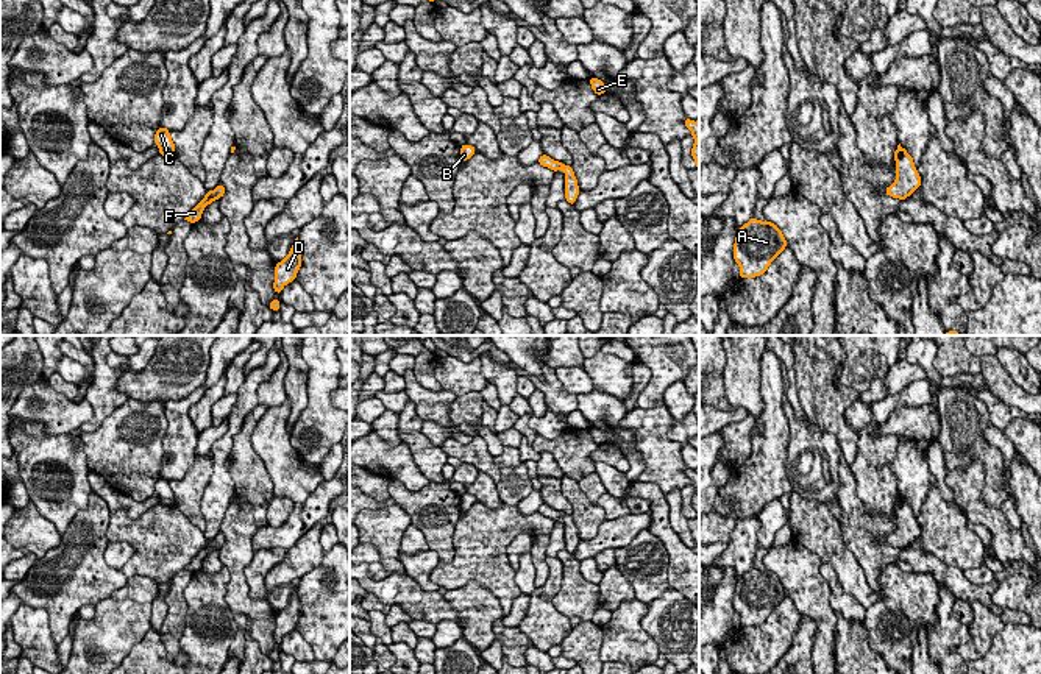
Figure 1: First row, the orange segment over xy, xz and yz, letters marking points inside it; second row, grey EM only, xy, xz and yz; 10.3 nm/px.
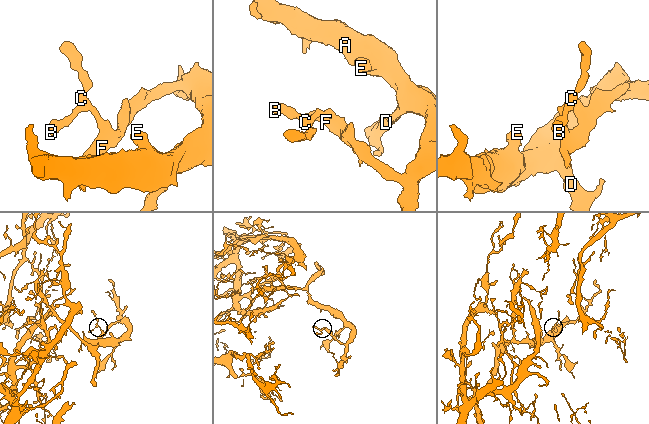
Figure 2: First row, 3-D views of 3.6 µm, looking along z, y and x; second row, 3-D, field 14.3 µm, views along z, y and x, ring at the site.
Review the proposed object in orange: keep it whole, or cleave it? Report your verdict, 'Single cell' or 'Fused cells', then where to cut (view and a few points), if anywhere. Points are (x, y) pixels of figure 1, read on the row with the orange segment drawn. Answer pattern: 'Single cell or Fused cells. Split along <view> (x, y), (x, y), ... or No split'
Single cell. No split

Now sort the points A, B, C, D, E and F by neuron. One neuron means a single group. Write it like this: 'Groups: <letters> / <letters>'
Groups: A B C D E F

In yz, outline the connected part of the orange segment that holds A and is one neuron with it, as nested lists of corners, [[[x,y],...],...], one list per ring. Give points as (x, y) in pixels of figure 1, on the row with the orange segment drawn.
[[[752,217],[738,231],[734,243],[734,261],[740,265],[740,276],[763,275],[771,262],[788,247],[777,225]]]

